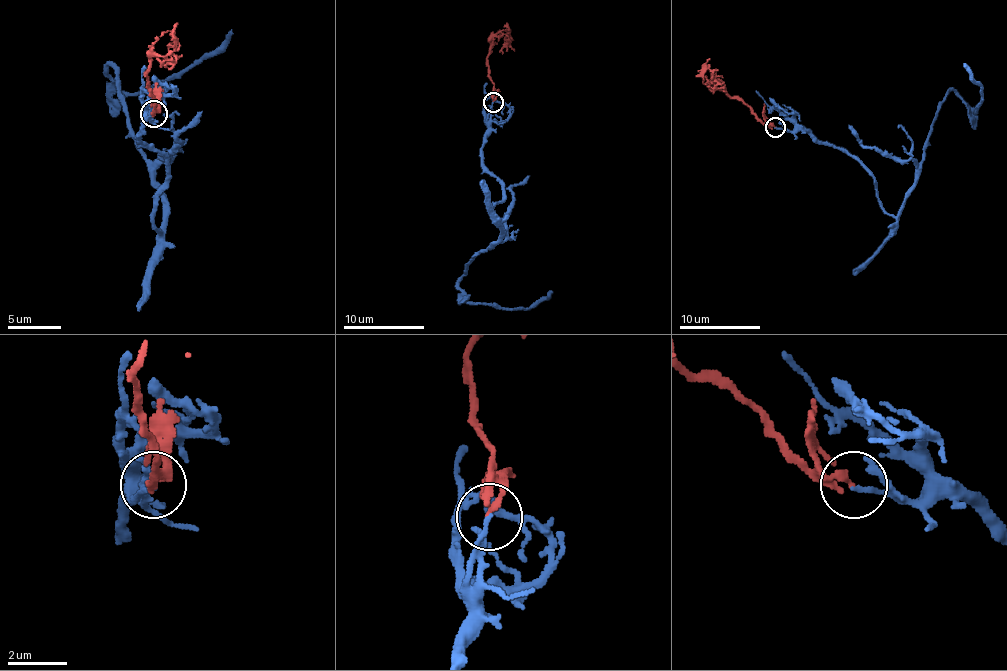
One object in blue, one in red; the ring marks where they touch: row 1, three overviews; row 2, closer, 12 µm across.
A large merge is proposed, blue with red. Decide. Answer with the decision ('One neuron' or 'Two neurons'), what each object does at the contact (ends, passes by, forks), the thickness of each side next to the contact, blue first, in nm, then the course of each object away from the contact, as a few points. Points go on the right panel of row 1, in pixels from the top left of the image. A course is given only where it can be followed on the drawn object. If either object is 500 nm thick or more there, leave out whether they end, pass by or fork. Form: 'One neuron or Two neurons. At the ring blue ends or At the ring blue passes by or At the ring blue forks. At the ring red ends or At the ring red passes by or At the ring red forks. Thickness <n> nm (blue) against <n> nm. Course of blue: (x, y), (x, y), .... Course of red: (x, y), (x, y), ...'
Two neurons. At the ring blue ends. At the ring red ends. Thickness 150 nm (blue) against 200 nm. Course of blue: (776, 126), (860, 162), (896, 215), (939, 104), (951, 90), (977, 110), (981, 88), (963, 64). Course of red: (776, 126), (768, 126), (731, 96), (723, 84), (705, 84), (703, 78), (707, 70), (713, 74), (711, 80)

